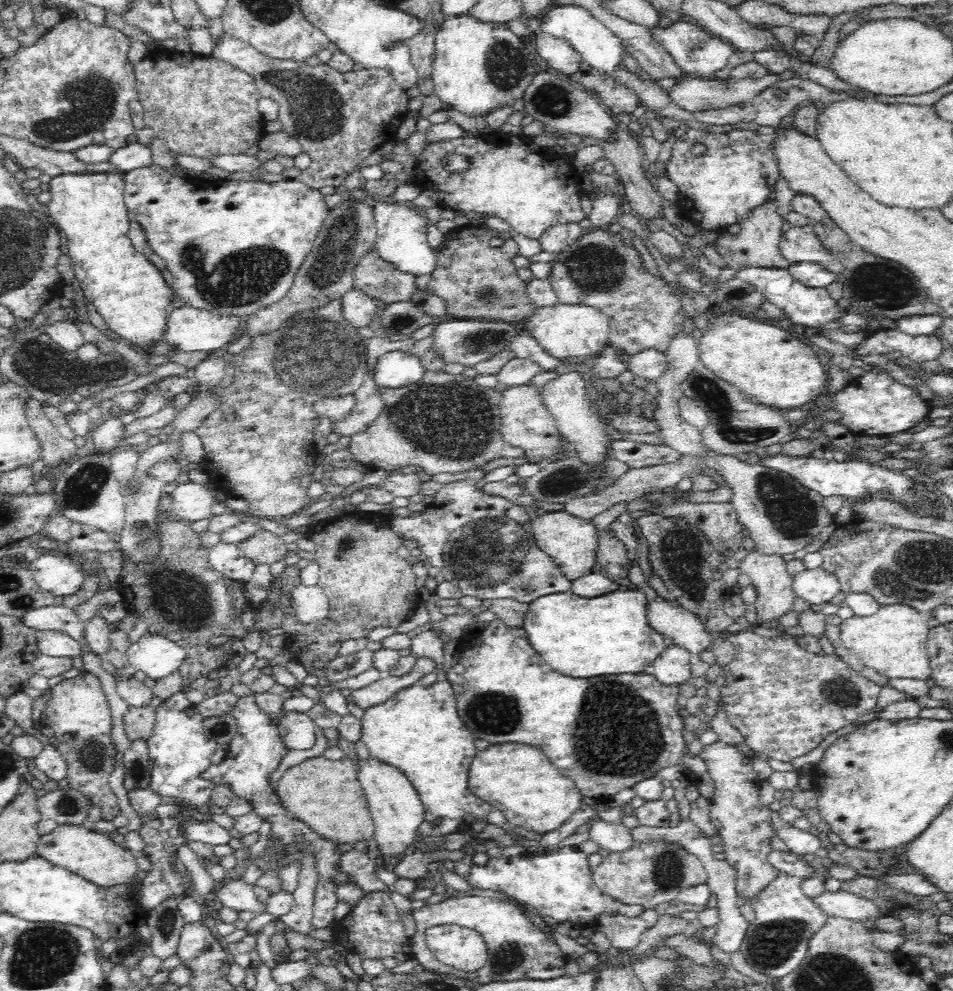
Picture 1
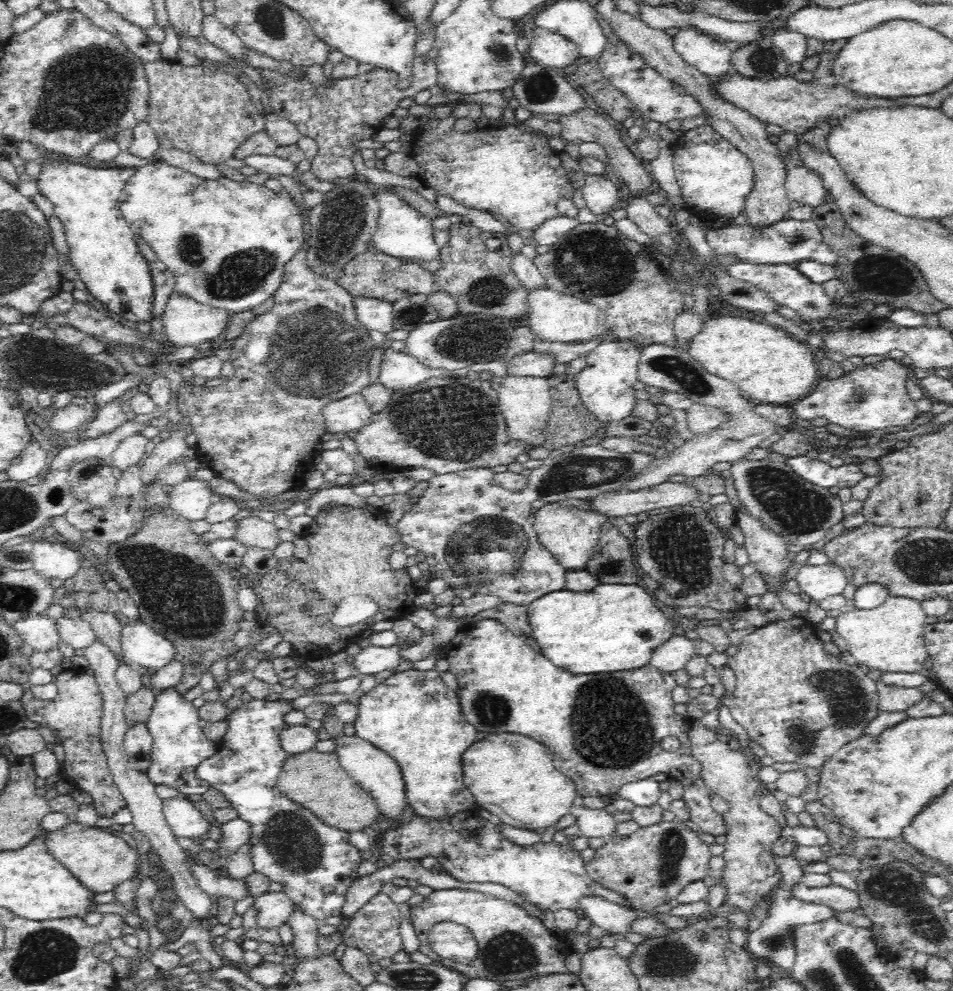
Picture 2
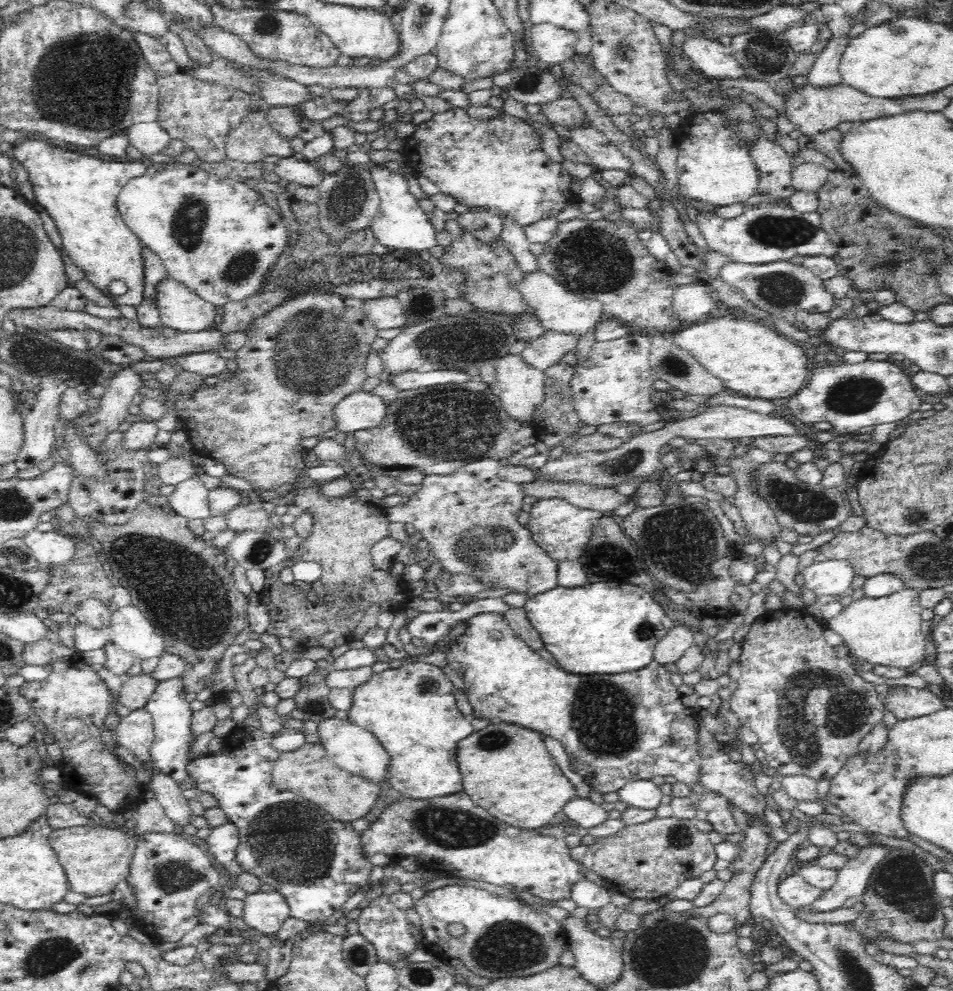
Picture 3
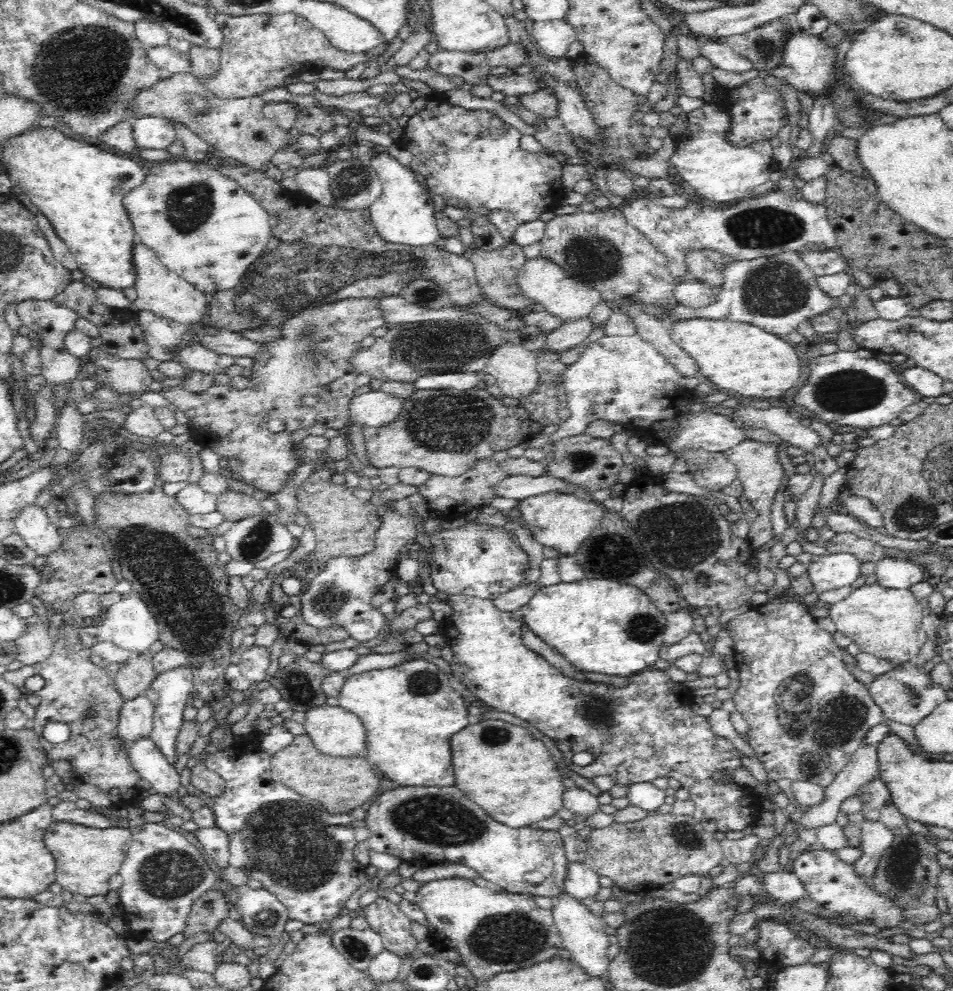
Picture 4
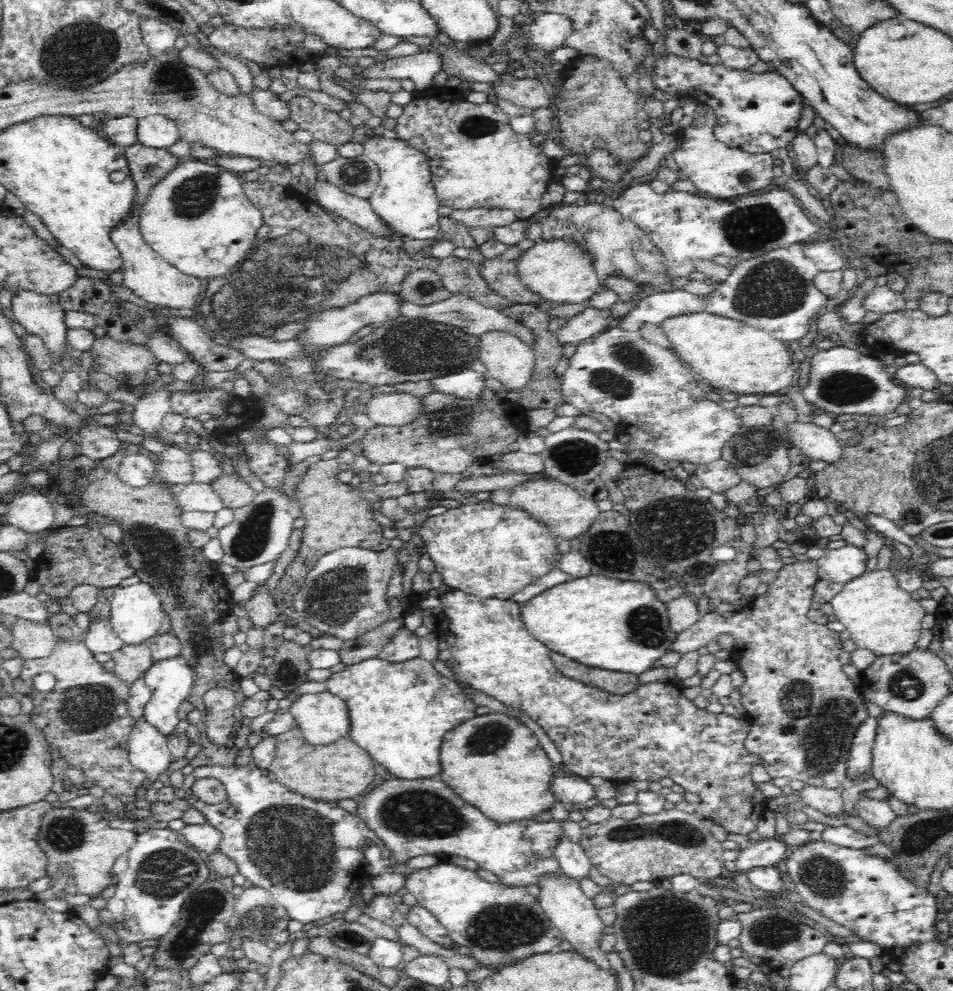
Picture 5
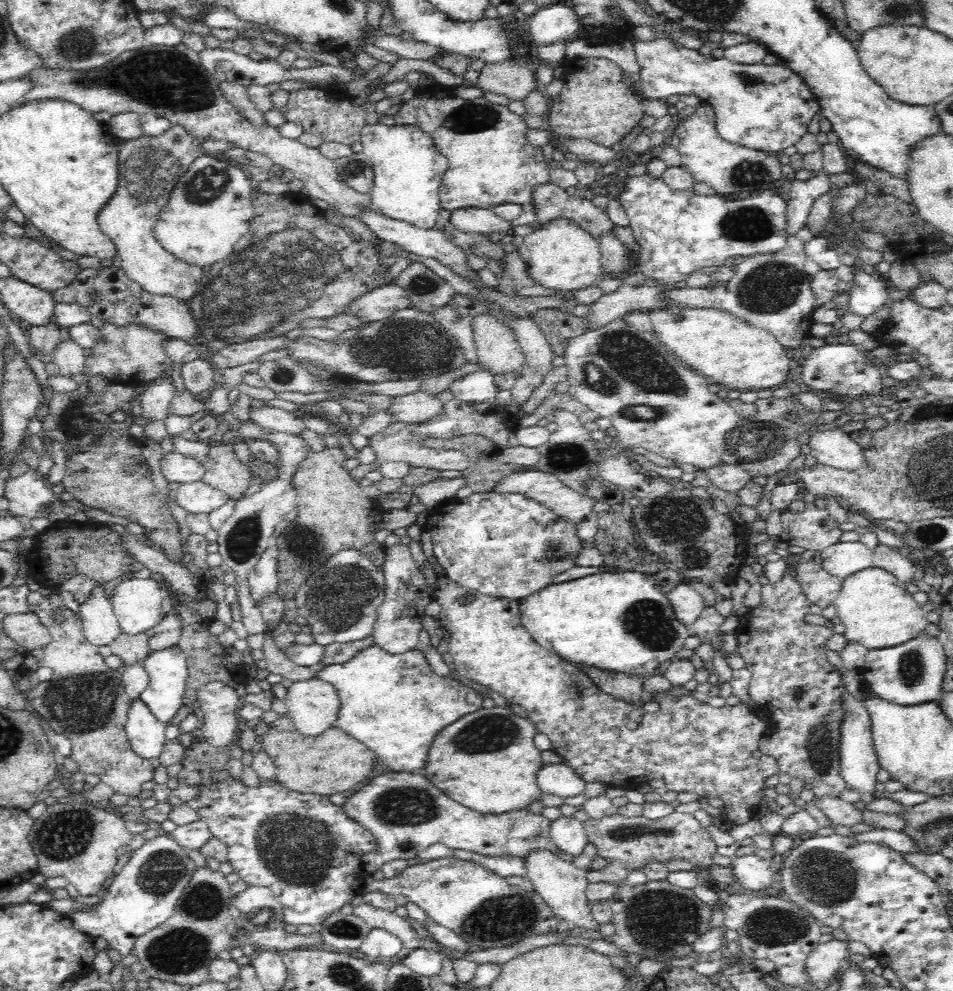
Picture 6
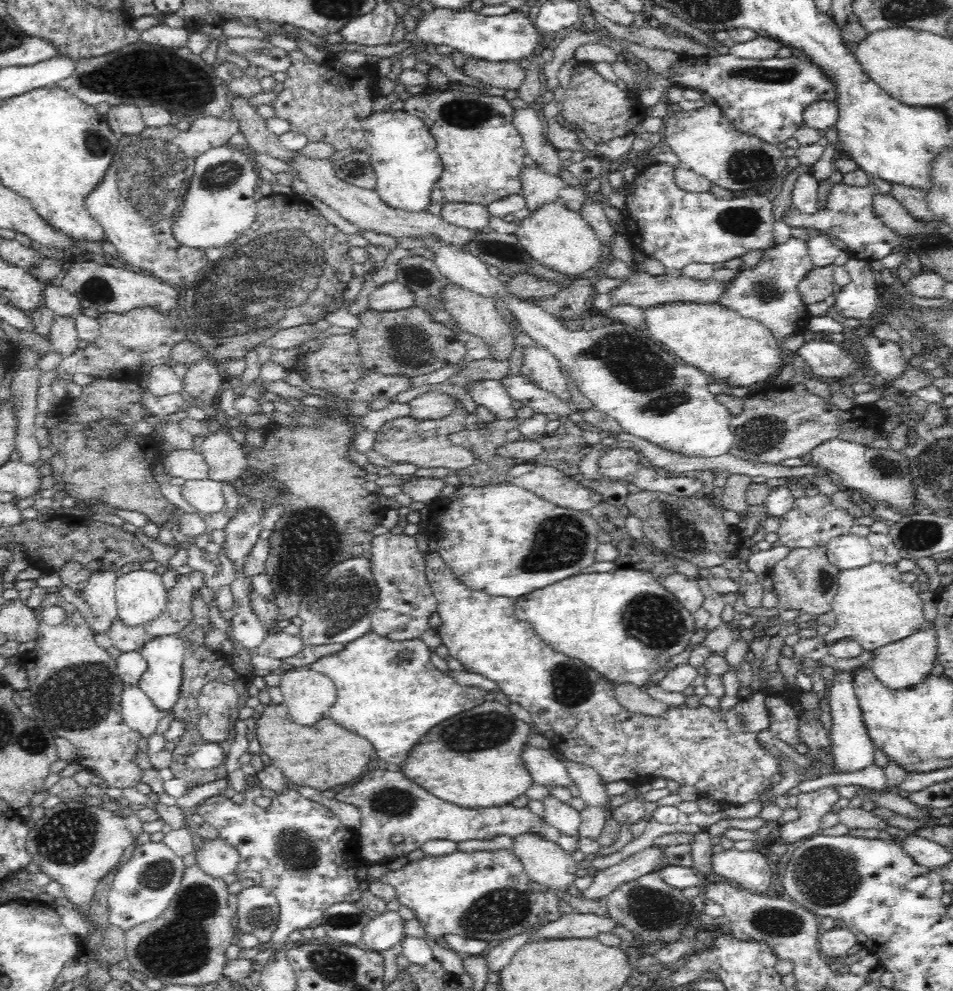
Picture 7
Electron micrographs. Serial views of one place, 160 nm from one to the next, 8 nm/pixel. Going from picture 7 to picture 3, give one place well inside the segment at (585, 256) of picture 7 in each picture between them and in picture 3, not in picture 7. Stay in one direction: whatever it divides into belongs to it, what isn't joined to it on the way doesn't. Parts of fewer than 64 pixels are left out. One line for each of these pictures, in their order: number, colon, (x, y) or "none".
3: (557, 309)
4: (540, 280)
5: (557, 271)
6: (563, 258)

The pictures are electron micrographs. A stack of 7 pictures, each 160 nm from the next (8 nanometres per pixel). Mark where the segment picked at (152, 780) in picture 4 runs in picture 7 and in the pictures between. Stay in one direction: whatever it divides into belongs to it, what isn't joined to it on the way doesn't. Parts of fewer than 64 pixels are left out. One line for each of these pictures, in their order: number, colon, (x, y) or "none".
5: (148, 750)
6: (146, 736)
7: (140, 715)

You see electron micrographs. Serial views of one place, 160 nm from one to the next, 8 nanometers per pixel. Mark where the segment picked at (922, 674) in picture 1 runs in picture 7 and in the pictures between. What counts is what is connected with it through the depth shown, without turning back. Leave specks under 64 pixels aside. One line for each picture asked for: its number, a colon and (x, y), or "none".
2: (891, 638)
3: (886, 631)
4: (885, 623)
5: (880, 616)
6: (878, 613)
7: (873, 606)

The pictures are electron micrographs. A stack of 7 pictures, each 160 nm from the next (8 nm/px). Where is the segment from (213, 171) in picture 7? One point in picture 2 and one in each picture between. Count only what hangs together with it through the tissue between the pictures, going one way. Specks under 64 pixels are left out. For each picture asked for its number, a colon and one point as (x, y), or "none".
2: (227, 243)
3: (217, 237)
4: (203, 227)
5: (197, 218)
6: (209, 210)

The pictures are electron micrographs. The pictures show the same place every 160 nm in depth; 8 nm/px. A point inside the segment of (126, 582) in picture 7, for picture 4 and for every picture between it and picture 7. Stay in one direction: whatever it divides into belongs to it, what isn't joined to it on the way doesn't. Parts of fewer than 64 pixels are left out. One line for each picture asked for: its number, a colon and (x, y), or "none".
4: (129, 624)
5: (136, 616)
6: (137, 602)

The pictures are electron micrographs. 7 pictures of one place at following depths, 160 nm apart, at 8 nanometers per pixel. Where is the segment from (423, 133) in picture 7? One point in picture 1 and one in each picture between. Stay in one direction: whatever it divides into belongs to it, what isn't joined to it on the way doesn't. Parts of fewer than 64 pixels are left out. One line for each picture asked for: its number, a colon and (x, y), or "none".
1: (402, 229)
2: (402, 233)
3: (400, 224)
4: (404, 215)
5: (405, 201)
6: (407, 168)

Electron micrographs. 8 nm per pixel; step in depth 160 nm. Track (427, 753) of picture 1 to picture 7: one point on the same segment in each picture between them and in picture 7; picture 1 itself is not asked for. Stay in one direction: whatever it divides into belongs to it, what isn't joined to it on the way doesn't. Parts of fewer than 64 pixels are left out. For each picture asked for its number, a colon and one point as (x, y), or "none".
2: (415, 718)
3: (412, 711)
4: (411, 712)
5: (400, 713)
6: (396, 705)
7: (389, 693)

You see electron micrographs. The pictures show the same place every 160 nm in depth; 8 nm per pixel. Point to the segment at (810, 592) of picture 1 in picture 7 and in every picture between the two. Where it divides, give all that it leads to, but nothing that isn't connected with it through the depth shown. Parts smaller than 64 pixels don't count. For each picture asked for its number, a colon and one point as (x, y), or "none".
2: (818, 581)
3: (830, 577)
4: (832, 571)
5: (841, 565)
6: (843, 559)
7: (850, 551)

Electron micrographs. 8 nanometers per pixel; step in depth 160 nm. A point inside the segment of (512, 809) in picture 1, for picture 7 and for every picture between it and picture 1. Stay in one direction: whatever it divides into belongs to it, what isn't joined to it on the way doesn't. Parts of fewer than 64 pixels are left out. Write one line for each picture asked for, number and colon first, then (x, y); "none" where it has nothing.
2: (520, 786)
3: (506, 769)
4: (511, 774)
5: (494, 762)
6: (487, 760)
7: (474, 760)

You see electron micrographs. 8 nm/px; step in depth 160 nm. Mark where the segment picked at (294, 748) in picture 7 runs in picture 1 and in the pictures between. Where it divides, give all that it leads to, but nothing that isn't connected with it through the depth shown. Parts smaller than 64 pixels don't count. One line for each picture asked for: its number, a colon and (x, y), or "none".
1: (326, 795)
2: (315, 780)
3: (308, 773)
4: (341, 784)
5: (342, 771)
6: (331, 763)

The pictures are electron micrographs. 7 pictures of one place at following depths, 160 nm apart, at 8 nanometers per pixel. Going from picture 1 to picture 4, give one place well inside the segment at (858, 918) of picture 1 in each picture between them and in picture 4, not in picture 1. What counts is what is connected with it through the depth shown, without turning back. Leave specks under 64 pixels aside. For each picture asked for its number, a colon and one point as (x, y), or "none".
2: (841, 900)
3: (794, 890)
4: (785, 887)

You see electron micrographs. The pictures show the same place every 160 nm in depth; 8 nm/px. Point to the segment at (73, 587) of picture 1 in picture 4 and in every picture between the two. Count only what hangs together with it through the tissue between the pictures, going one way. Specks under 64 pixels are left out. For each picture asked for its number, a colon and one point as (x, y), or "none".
2: (50, 560)
3: (50, 547)
4: (33, 525)

